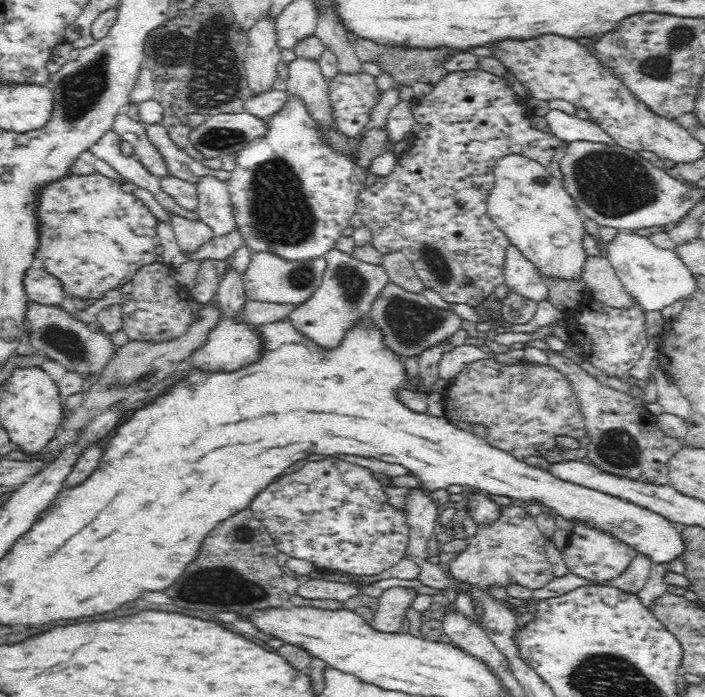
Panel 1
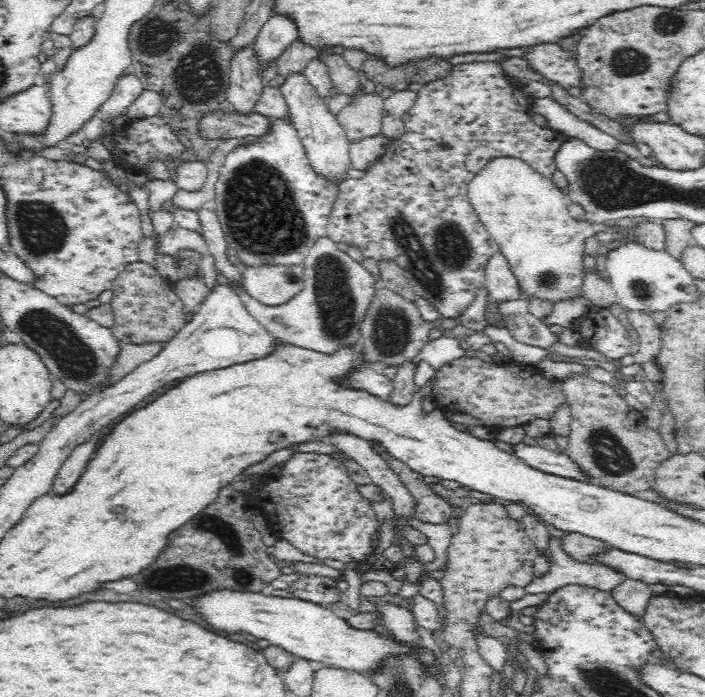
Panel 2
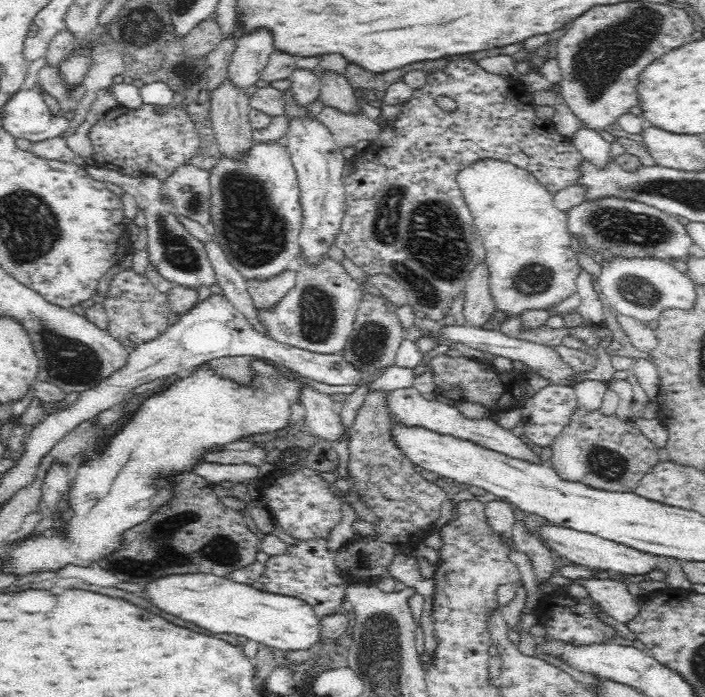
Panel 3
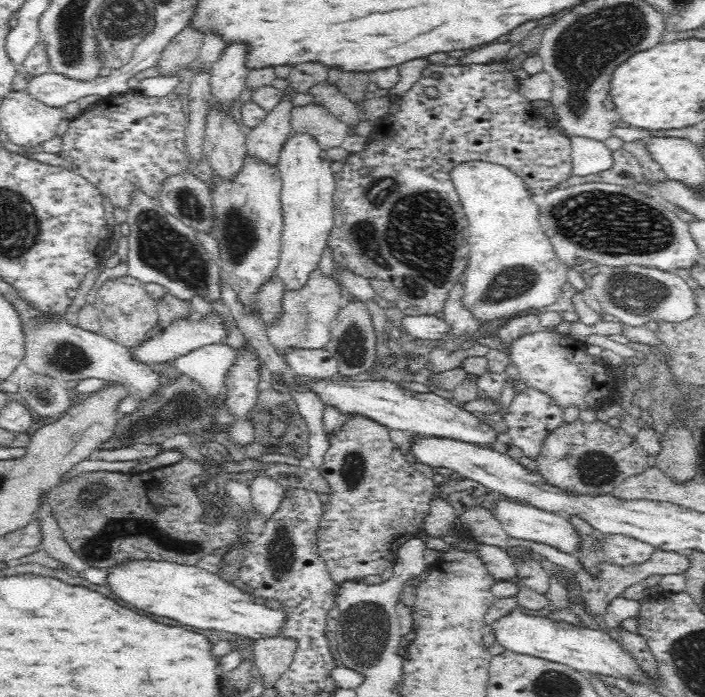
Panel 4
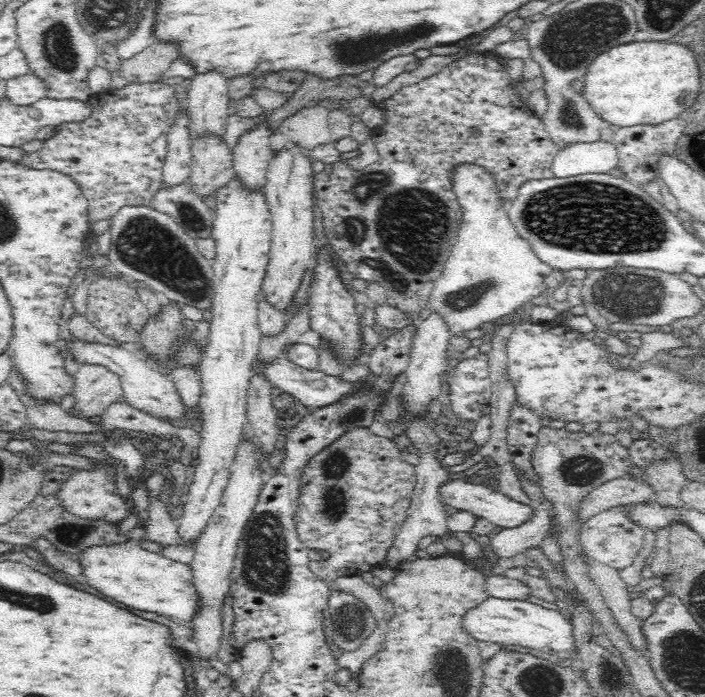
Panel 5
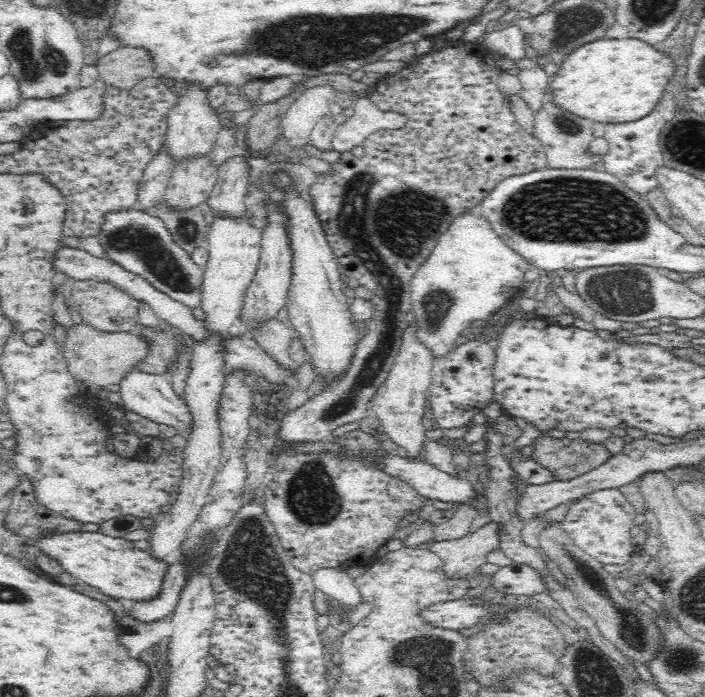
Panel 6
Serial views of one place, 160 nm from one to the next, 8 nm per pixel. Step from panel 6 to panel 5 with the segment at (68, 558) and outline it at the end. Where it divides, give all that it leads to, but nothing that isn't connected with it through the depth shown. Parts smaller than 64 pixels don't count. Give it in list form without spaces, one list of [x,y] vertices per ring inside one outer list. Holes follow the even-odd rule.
[[[130,538],[117,543],[102,543],[73,556],[82,568],[88,584],[100,590],[104,596],[114,598],[136,610],[156,614],[176,614],[176,618],[189,620],[197,611],[197,596],[191,583],[189,566],[169,560],[160,554],[144,550],[140,543]]]

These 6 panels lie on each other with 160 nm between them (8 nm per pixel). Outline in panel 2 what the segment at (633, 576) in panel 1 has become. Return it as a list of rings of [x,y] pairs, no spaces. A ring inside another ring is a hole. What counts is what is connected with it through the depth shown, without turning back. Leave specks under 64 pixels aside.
[[[556,537],[549,538],[549,550],[553,557],[550,568],[540,578],[532,579],[523,586],[528,594],[554,592],[566,585],[609,591],[627,579],[621,572],[614,572],[608,567],[575,560],[564,551]]]

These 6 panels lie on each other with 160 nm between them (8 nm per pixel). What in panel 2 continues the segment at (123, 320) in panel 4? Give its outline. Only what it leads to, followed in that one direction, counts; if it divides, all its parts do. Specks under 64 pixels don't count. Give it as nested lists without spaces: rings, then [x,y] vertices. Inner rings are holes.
[[[143,261],[129,262],[120,274],[114,278],[111,286],[113,291],[110,308],[114,317],[114,326],[111,328],[113,336],[120,342],[129,344],[147,344],[154,342],[165,342],[174,336],[175,330],[188,319],[188,313],[184,313],[182,302],[173,292],[171,284],[156,270],[155,265]]]

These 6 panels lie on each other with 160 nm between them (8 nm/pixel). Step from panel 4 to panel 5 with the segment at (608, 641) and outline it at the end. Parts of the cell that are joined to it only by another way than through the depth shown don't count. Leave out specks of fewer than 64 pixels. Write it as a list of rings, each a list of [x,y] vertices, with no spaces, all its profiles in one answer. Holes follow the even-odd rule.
[[[486,597],[481,603],[466,609],[461,614],[461,627],[478,641],[491,641],[504,648],[532,649],[556,652],[564,656],[573,656],[573,632],[571,624],[558,610],[550,610],[529,601],[508,600]]]

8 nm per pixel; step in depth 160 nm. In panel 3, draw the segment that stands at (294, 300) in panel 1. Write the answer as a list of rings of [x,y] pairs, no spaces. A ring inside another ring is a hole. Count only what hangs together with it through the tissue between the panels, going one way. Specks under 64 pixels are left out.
[[[292,266],[269,280],[248,283],[248,293],[251,295],[255,308],[264,311],[275,308],[282,298],[294,288],[296,273],[296,269]]]

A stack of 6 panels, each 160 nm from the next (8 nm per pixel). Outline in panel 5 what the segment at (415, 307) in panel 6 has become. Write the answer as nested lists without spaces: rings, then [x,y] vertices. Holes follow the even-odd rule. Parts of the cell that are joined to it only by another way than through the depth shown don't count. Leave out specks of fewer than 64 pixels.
[[[465,163],[457,168],[453,189],[461,206],[462,220],[450,256],[444,258],[440,272],[430,279],[430,296],[425,302],[425,308],[440,317],[455,336],[524,310],[533,298],[549,293],[544,280],[554,271],[530,252],[528,243],[524,244],[511,226],[503,206],[505,201],[497,196],[498,186],[493,176],[475,164]],[[460,290],[476,290],[476,298],[464,308],[448,306],[446,300],[450,294]]]

